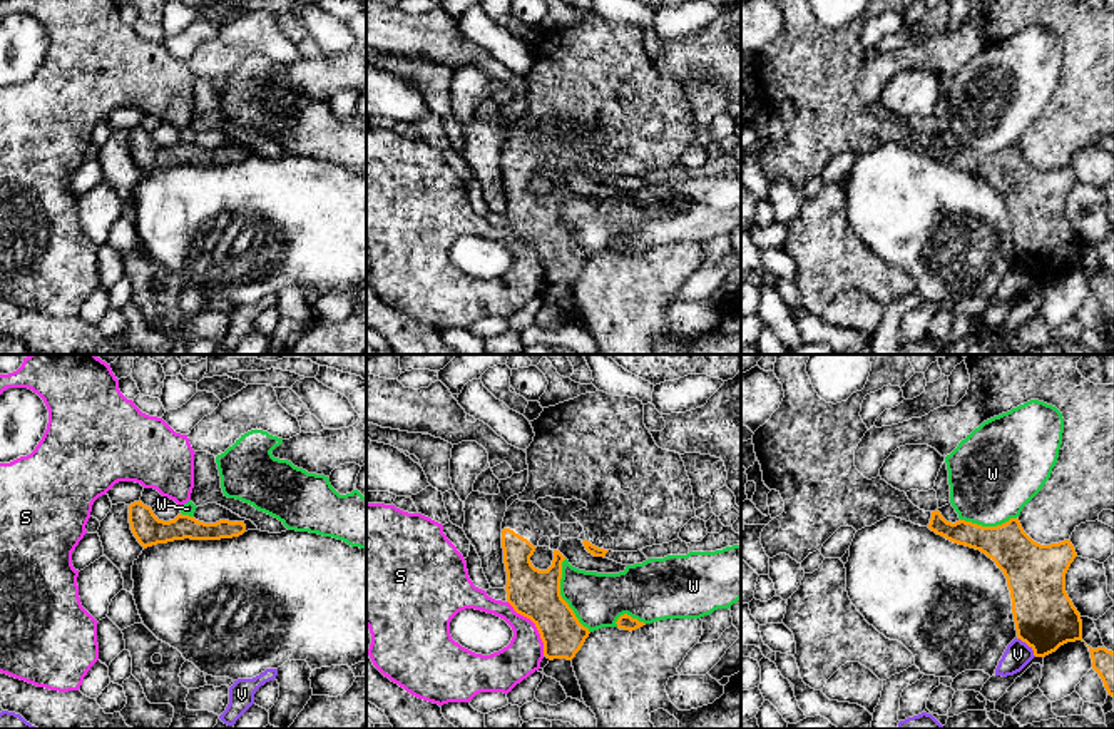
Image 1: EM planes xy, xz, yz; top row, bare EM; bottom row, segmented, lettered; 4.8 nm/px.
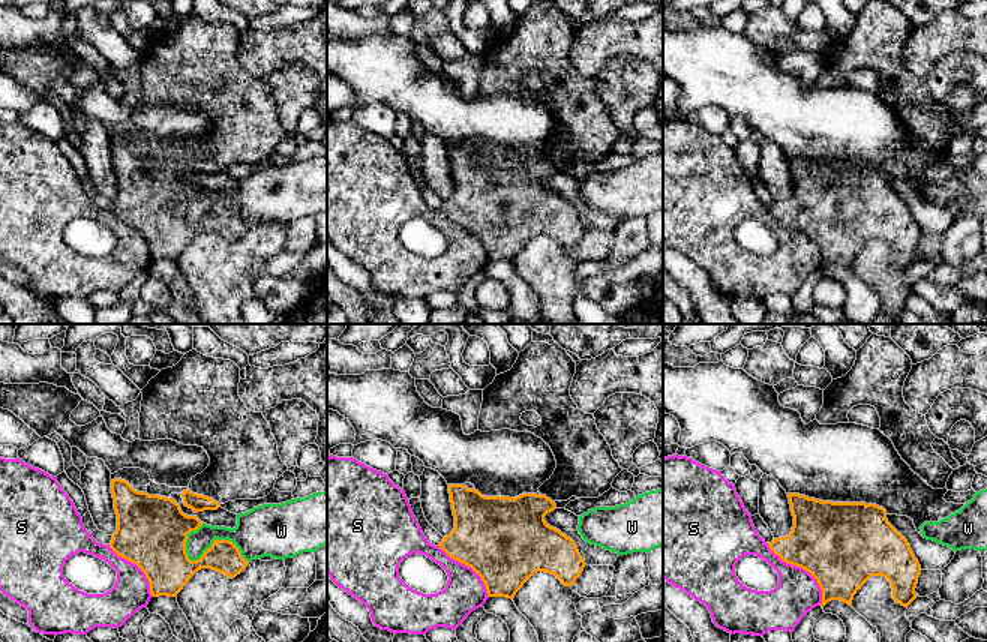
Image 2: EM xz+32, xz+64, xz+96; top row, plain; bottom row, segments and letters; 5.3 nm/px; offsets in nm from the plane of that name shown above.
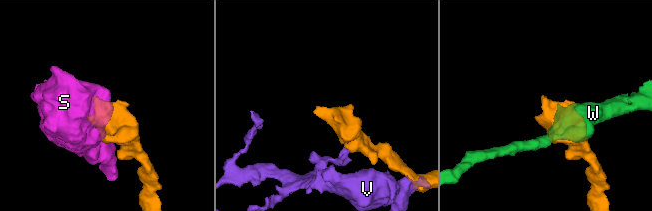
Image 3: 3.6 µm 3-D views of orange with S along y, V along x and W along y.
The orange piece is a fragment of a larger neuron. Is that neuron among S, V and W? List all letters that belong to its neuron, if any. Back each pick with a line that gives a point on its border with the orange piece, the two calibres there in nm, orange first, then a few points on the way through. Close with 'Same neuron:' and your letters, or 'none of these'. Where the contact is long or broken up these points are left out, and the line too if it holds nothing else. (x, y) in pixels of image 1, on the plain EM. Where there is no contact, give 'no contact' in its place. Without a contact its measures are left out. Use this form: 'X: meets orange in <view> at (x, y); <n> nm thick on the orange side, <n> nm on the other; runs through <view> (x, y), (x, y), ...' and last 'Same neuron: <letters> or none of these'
Same neuron: none of these

